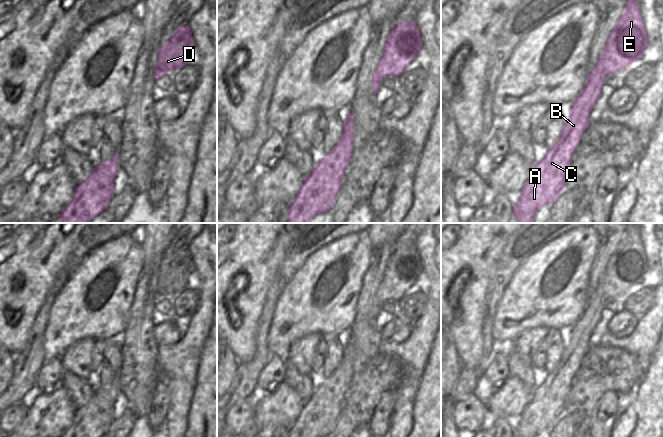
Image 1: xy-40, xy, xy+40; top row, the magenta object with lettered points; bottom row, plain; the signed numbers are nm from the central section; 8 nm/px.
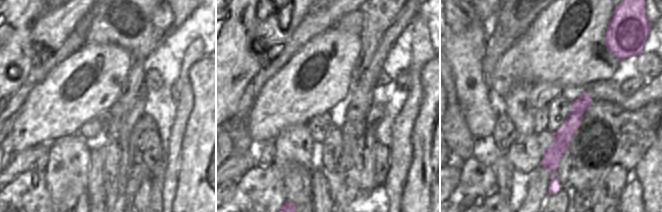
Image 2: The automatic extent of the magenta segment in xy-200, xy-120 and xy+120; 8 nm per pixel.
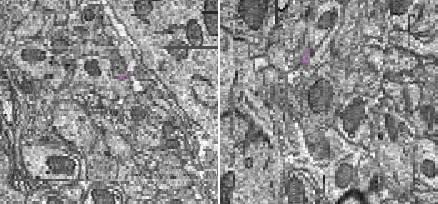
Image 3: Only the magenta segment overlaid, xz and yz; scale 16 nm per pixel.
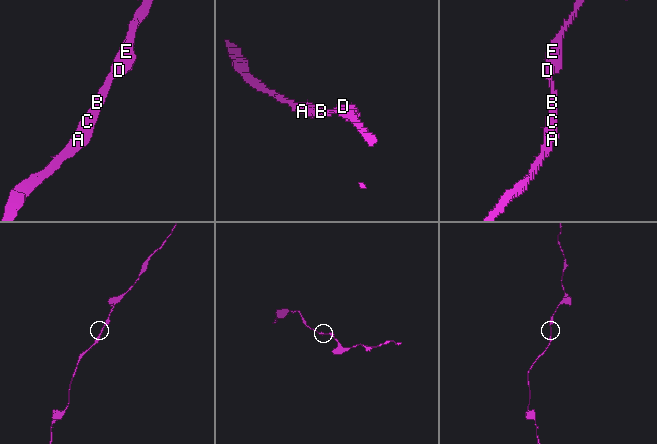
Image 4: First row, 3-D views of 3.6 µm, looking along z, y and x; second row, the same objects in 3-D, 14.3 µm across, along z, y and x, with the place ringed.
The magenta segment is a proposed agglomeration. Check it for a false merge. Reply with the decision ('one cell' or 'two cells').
one cell

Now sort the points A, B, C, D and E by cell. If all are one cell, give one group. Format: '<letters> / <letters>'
A B C D E

